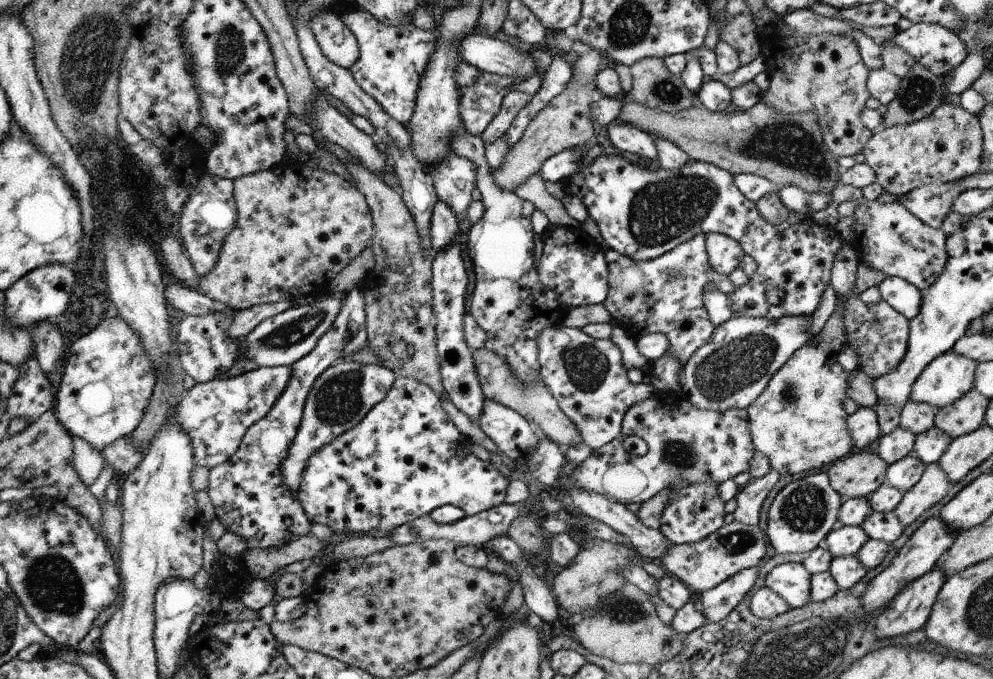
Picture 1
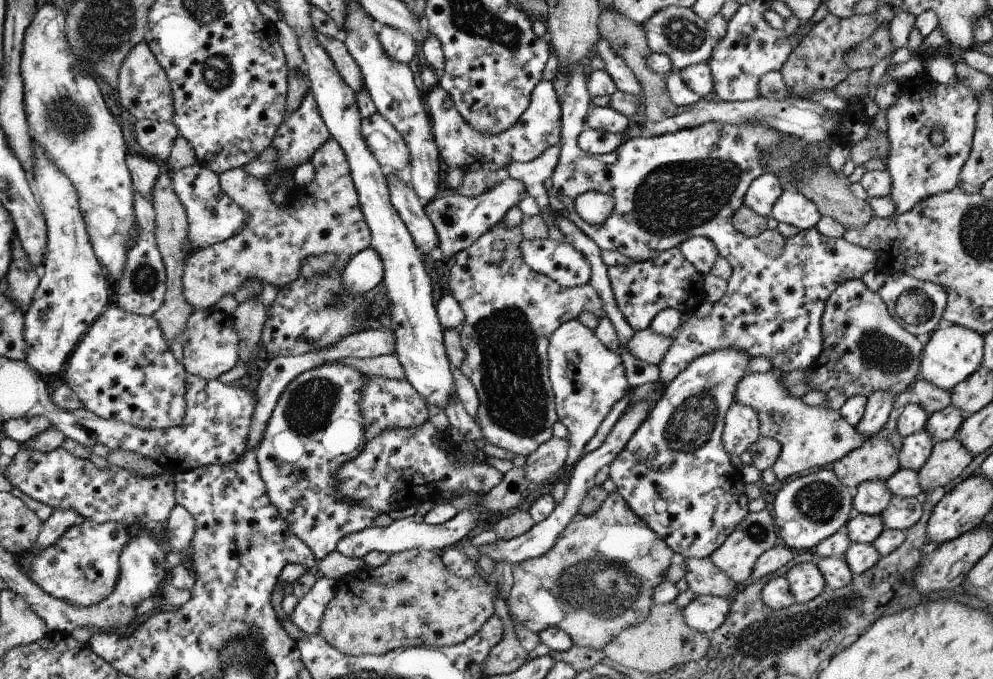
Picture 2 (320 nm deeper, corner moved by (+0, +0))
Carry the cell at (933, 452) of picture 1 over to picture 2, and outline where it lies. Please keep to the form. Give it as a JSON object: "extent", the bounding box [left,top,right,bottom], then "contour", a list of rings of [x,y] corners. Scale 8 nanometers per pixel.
{"extent":[925,405,966,443],"contour":[[[949,405],[929,416],[925,430],[934,443],[946,442],[957,437],[966,415],[956,406]]]}

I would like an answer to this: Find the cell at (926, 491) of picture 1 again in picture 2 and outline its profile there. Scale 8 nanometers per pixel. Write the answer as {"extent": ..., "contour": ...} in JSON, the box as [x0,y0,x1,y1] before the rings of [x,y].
{"extent":[918,437,973,495],"contour":[[[957,437],[935,443],[928,462],[918,472],[922,495],[956,480],[973,458],[968,450],[964,450]]]}

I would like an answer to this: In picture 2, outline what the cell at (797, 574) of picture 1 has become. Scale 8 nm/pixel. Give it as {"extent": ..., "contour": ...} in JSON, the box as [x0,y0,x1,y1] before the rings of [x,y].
{"extent":[787,563,826,604],"contour":[[[814,563],[796,564],[787,572],[790,592],[800,604],[817,598],[826,590],[826,582]]]}

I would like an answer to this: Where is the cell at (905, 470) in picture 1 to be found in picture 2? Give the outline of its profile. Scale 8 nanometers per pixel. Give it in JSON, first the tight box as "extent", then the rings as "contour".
{"extent":[897,429,935,472],"contour":[[[925,429],[906,437],[902,442],[902,448],[897,452],[899,468],[919,472],[928,462],[934,446],[935,443]]]}

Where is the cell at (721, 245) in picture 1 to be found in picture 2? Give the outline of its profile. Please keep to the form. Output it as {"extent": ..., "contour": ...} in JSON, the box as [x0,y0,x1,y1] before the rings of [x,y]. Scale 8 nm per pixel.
{"extent":[678,237,721,276],"contour":[[[705,237],[688,238],[678,247],[688,260],[702,275],[706,276],[712,270],[714,262],[721,256],[716,244]]]}

